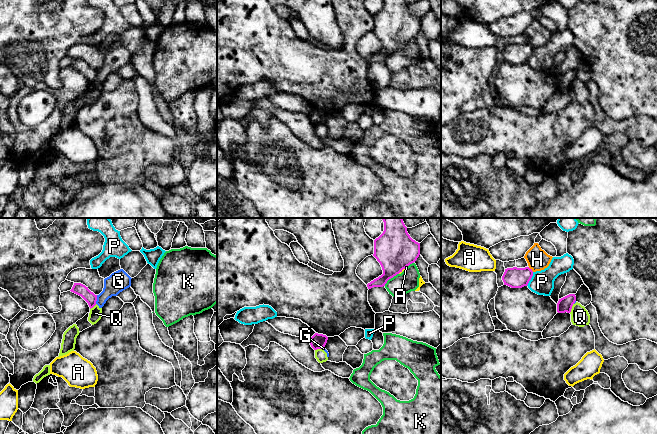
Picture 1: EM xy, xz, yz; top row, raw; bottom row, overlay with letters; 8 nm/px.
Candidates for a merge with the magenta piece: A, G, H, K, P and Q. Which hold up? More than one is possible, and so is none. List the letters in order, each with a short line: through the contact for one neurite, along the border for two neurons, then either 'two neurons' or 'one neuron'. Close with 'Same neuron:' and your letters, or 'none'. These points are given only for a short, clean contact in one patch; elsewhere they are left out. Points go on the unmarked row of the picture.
A: two neurons
G: line xy (97, 71), (95, 79); two neurons
H: two neurons
K: two neurons
P: two neurons
Q: line yz (573, 79), (569, 88); two neurons
Same neuron: none

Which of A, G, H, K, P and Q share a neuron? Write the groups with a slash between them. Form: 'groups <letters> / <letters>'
groups A / G Q / H / K / P

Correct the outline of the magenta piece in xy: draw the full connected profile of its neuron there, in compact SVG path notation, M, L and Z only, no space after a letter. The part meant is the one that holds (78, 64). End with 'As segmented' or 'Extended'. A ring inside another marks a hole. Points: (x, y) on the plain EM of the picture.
M74 59L70 67L81 72L88 79L90 85L96 81L97 71L91 68L85 61Z. As segmented

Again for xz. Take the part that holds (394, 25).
M384 0L383 9L374 16L373 30L383 50L368 59L368 65L385 62L389 55L414 39L419 31L420 19L410 13L405 0Z. As segmented

